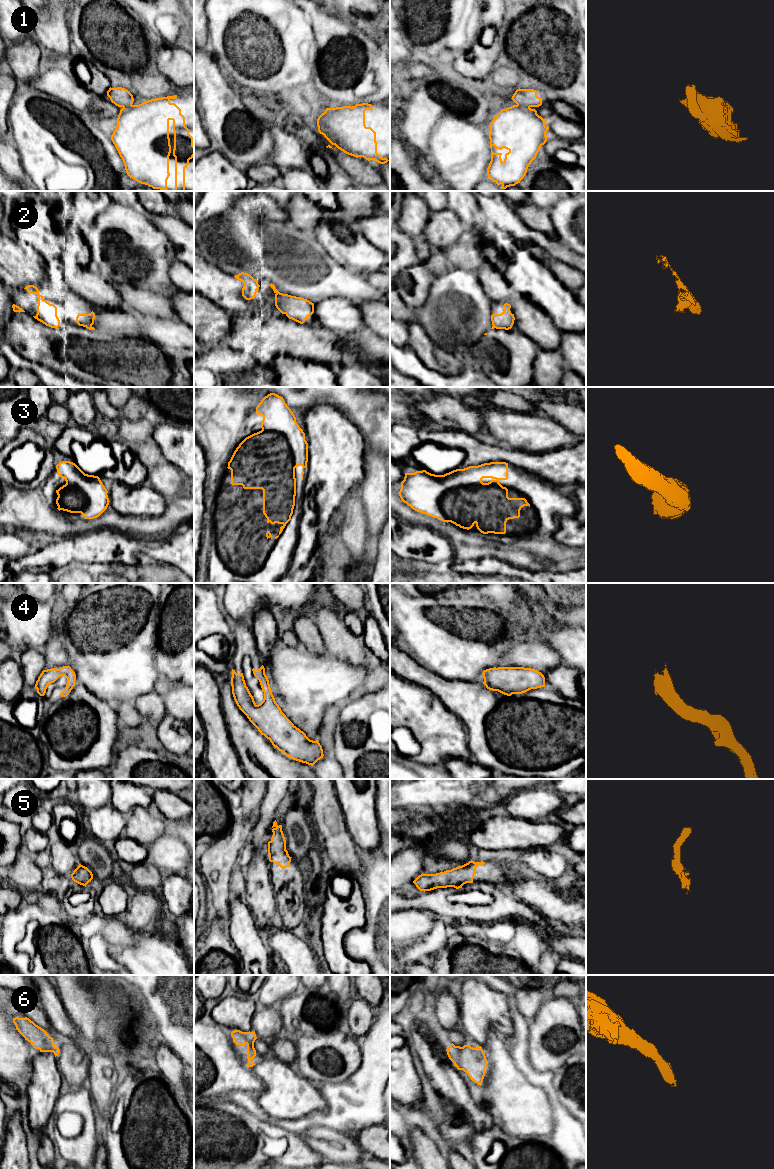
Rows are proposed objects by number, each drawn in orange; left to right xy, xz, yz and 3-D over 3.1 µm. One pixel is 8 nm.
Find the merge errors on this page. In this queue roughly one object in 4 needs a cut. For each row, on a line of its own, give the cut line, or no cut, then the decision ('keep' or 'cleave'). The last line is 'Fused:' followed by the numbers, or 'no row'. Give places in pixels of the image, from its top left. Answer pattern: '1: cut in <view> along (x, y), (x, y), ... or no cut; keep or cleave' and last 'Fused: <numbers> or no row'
1: cut in yz along (517, 104), (529, 108); cleave
2: no cut; keep
3: no cut; keep
4: no cut; keep
5: no cut; keep
6: no cut; keep
Fused: 1

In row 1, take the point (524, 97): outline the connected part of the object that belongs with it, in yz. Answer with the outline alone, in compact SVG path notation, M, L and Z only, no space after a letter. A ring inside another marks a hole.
M517 89L512 96L512 100L520 106L539 107L542 105L541 97L537 96L538 91L534 89Z

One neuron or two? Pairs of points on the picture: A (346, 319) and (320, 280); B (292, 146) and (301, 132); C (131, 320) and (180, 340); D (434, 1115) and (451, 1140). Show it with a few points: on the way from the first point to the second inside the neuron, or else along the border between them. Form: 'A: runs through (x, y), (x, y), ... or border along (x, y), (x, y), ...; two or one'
A: border along (322, 299), (344, 297), (353, 302); two
B: border along (276, 127), (298, 136), (310, 148); two
C: runs through (143, 325), (158, 331), (168, 331); one
D: runs through (440, 1121), (443, 1128), (449, 1134); one

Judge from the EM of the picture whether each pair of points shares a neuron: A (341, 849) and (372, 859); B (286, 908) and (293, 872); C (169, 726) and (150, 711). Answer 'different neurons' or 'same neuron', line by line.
A: different neurons
B: same neuron
C: different neurons

